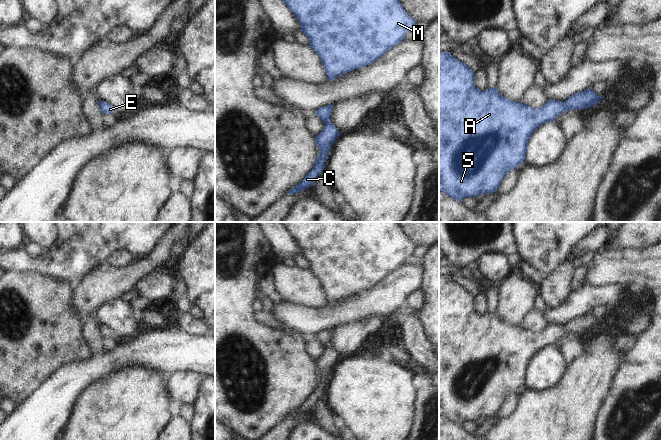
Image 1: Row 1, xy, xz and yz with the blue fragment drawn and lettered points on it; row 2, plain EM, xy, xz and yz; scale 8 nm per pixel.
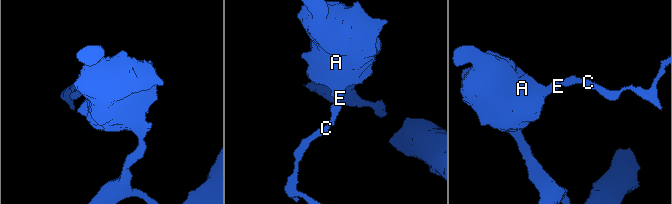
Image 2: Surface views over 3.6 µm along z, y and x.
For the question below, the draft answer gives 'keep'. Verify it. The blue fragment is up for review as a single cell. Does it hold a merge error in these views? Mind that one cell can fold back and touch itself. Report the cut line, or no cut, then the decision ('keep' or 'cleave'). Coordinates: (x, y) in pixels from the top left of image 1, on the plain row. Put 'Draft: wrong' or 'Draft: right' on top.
Draft: right
cut none; keep

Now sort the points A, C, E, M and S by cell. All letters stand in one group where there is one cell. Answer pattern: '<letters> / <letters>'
A C E M S

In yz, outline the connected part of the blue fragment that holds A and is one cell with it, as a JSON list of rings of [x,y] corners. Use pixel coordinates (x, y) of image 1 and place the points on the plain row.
[[[439,275],[439,415],[457,425],[496,416],[508,396],[526,385],[528,365],[534,354],[554,345],[566,334],[587,333],[602,322],[588,312],[563,326],[551,323],[535,333],[500,319],[497,311],[480,315],[474,308],[474,296],[465,287],[448,276]]]

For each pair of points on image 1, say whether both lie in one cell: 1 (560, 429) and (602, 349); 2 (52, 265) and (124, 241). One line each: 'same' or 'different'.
1: same
2: same

